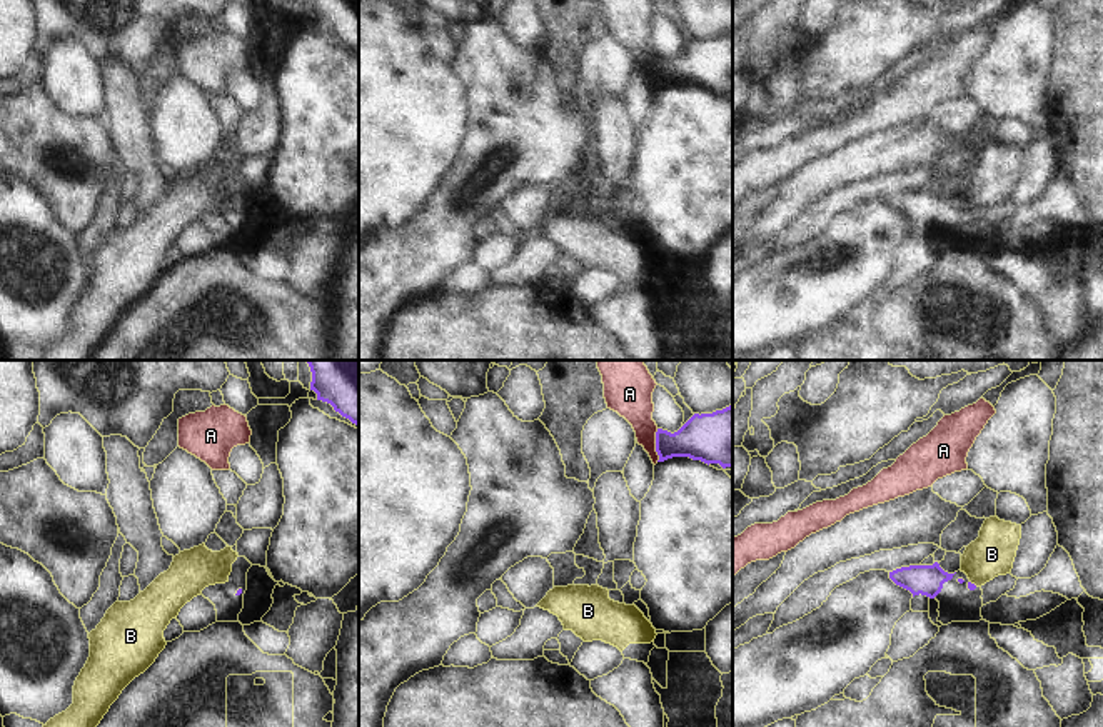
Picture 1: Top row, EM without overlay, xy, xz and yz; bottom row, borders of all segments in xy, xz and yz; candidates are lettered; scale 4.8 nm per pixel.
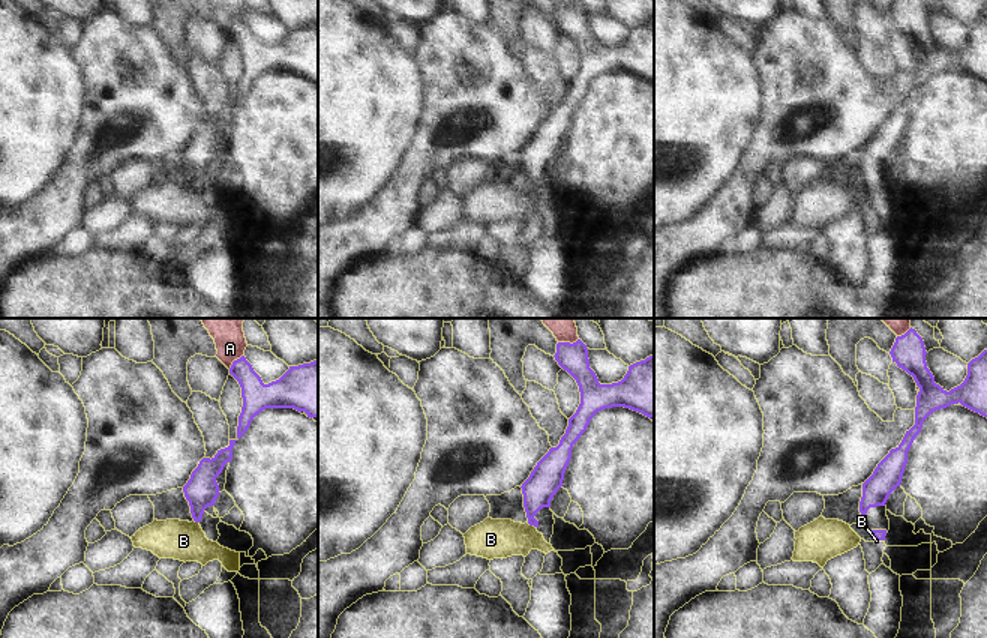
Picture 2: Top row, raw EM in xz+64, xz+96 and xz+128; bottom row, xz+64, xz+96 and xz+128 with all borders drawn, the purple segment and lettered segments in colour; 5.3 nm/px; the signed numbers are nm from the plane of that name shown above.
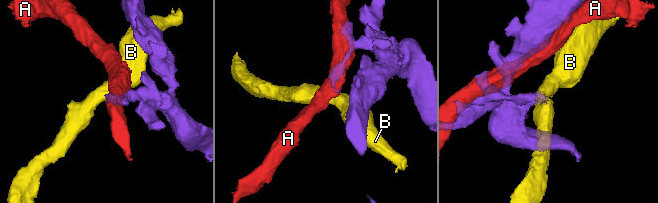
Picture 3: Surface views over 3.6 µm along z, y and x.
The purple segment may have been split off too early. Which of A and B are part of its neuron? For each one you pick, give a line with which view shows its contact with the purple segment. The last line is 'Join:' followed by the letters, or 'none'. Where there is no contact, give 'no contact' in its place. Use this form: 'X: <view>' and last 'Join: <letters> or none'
Join: none

